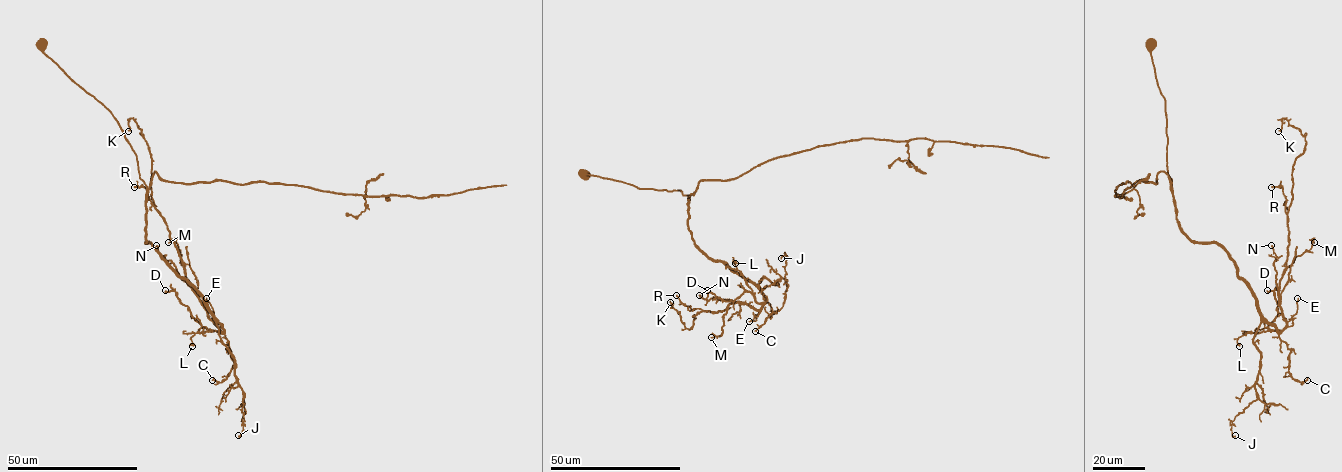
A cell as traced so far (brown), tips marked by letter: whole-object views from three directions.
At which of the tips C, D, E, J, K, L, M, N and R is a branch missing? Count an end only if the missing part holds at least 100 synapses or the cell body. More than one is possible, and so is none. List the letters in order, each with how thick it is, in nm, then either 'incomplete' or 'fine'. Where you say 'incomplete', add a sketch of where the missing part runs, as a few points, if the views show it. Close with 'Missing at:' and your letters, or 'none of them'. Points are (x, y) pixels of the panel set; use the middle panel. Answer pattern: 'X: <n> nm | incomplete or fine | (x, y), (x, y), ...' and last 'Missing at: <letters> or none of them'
C: 140 nm | fine
D: 200 nm | fine
E: 70 nm | fine
J: 130 nm | fine
K: 90 nm | fine
L: 120 nm | fine
M: 100 nm | fine
N: 170 nm | fine
R: 170 nm | fine
Missing at: none of them

